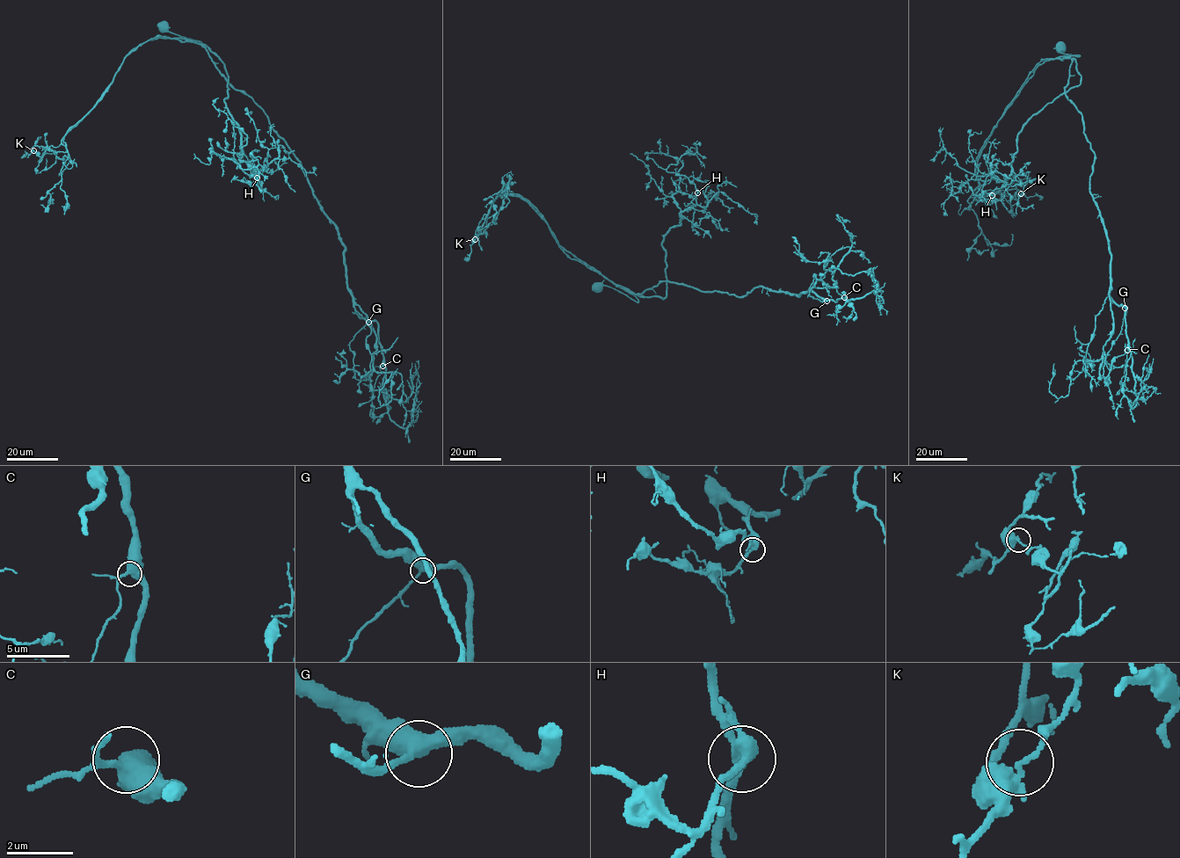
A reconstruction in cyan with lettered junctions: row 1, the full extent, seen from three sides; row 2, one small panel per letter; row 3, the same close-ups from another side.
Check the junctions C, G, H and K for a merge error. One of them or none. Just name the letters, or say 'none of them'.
K

